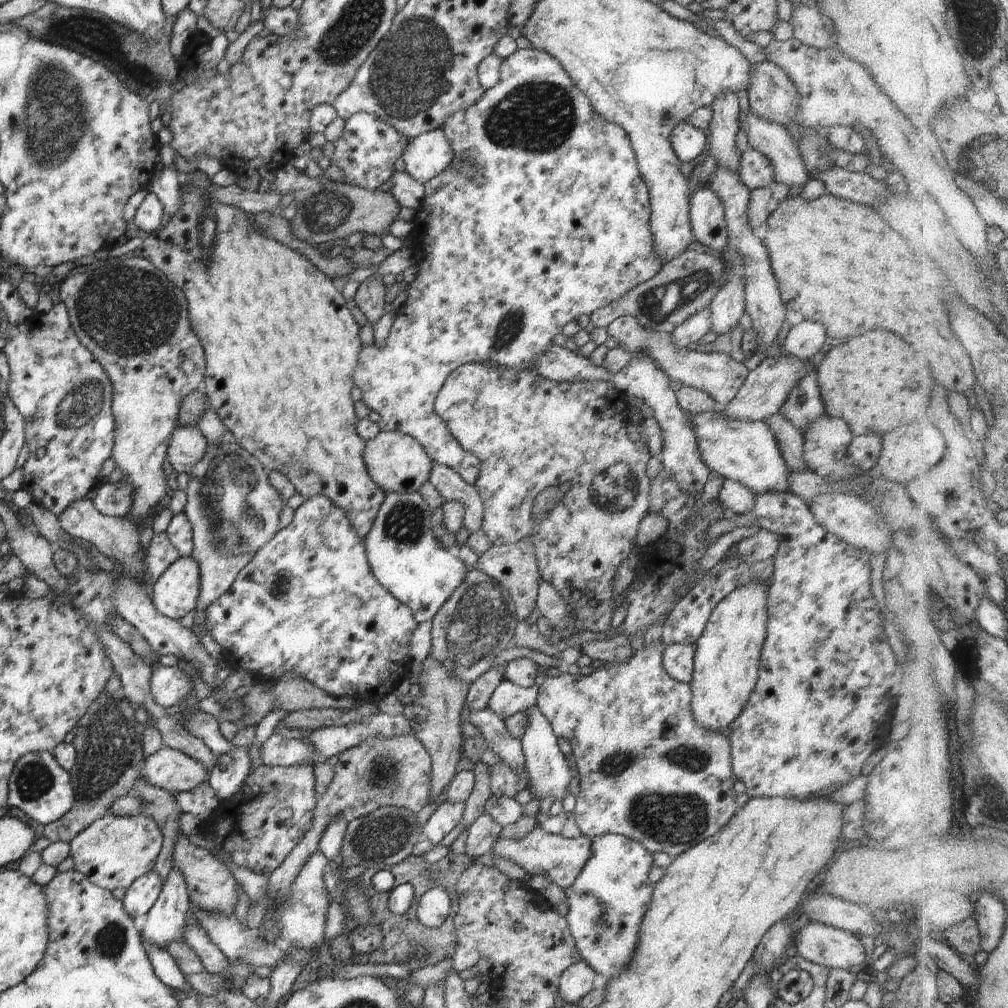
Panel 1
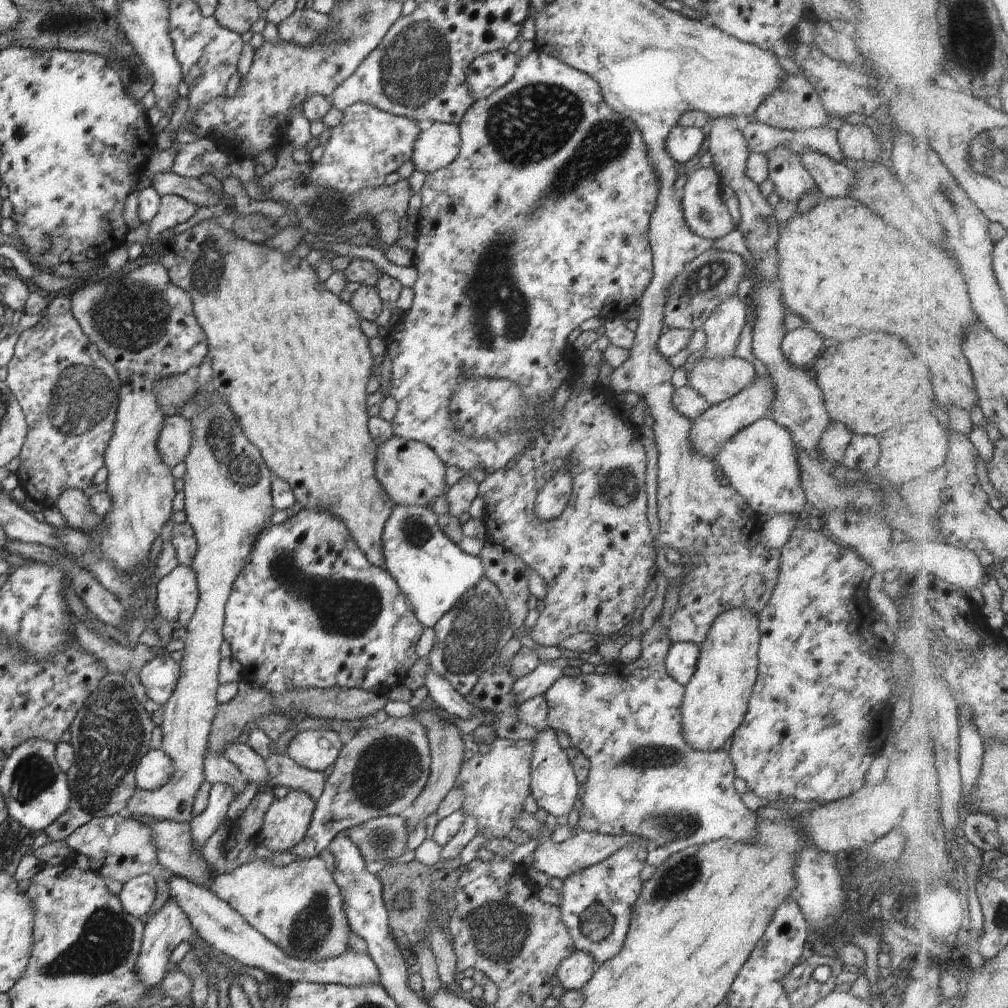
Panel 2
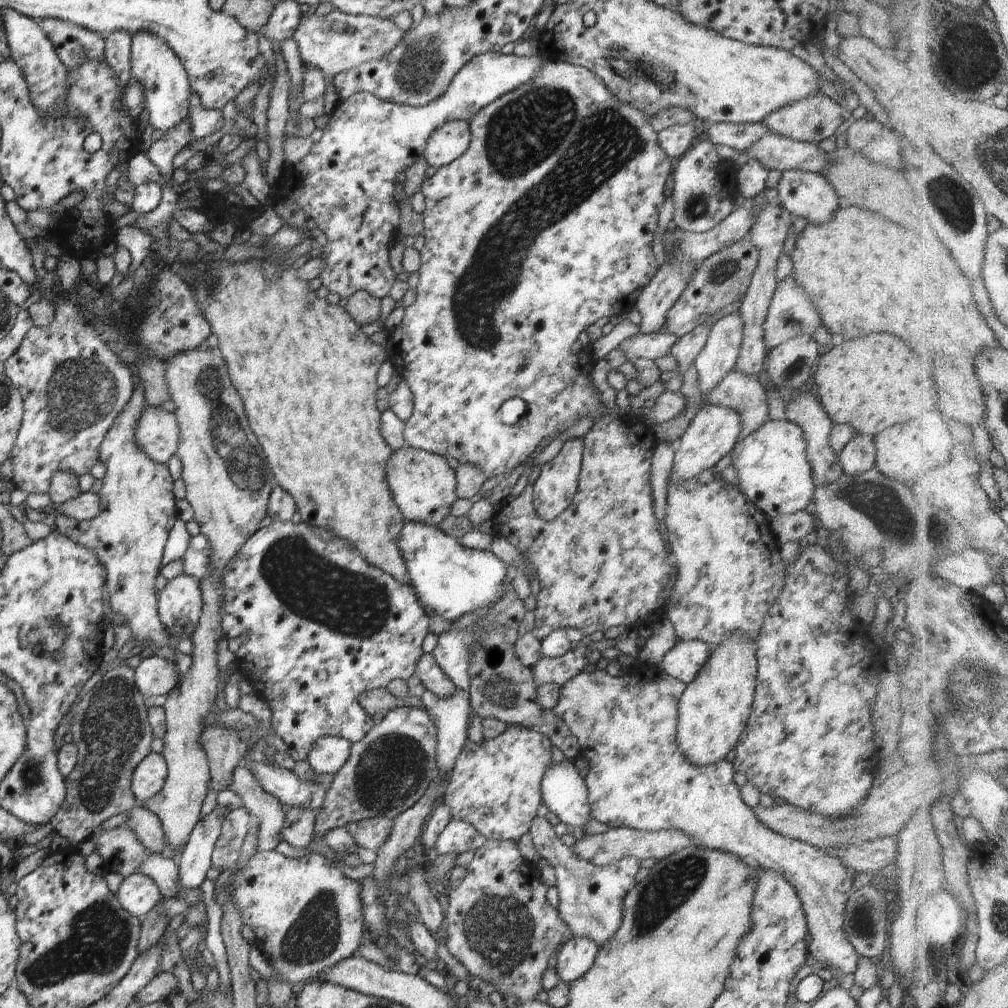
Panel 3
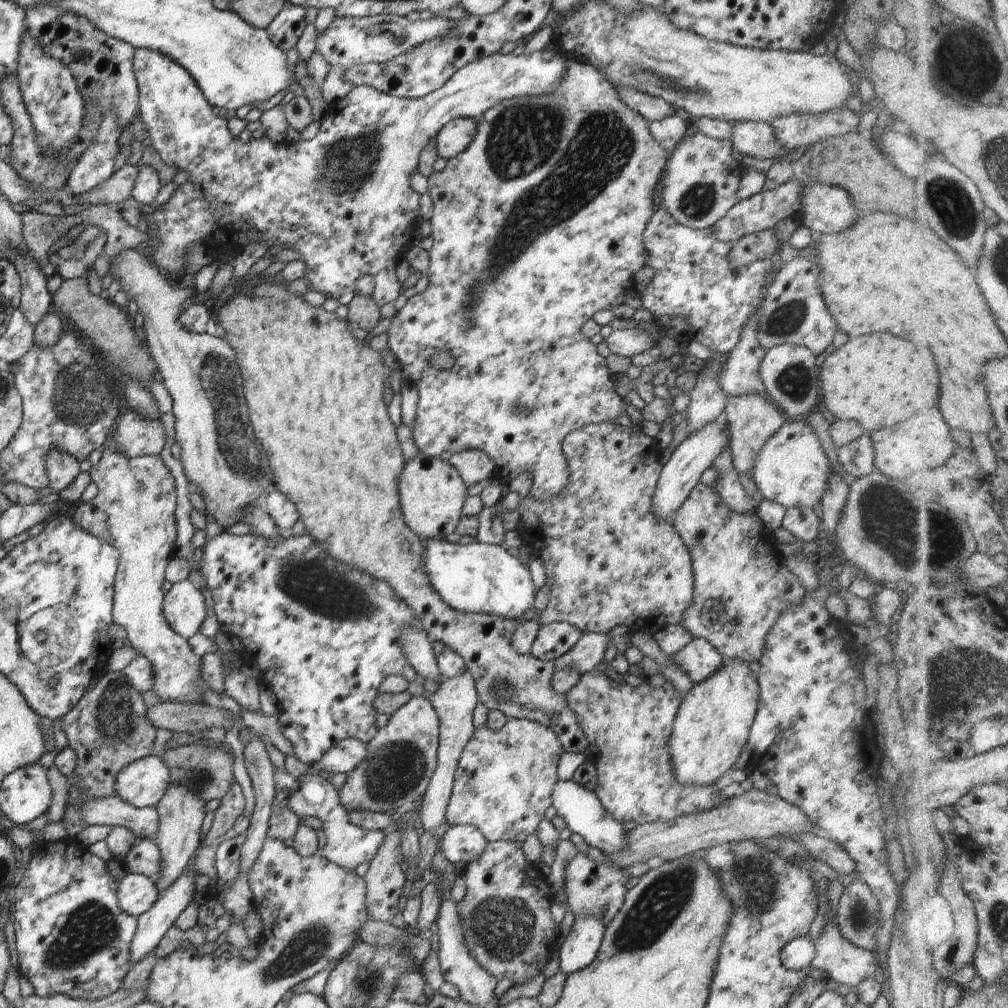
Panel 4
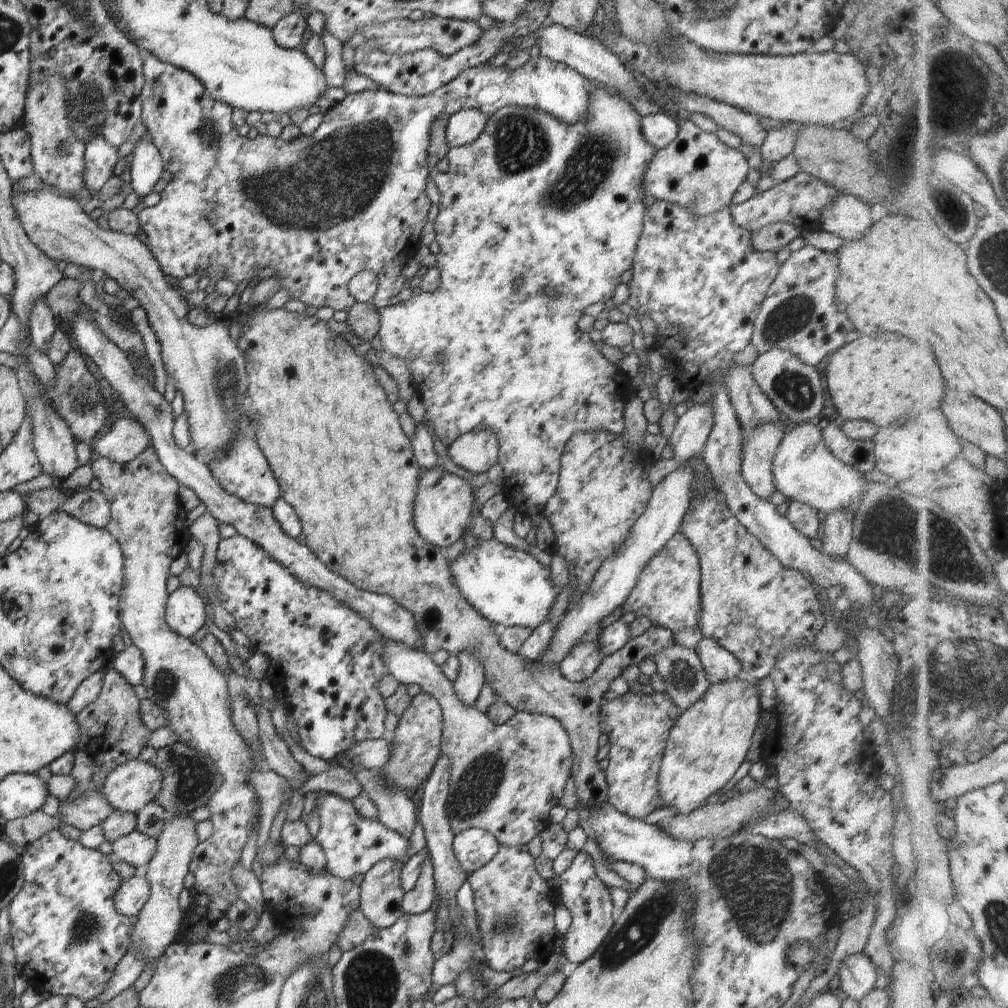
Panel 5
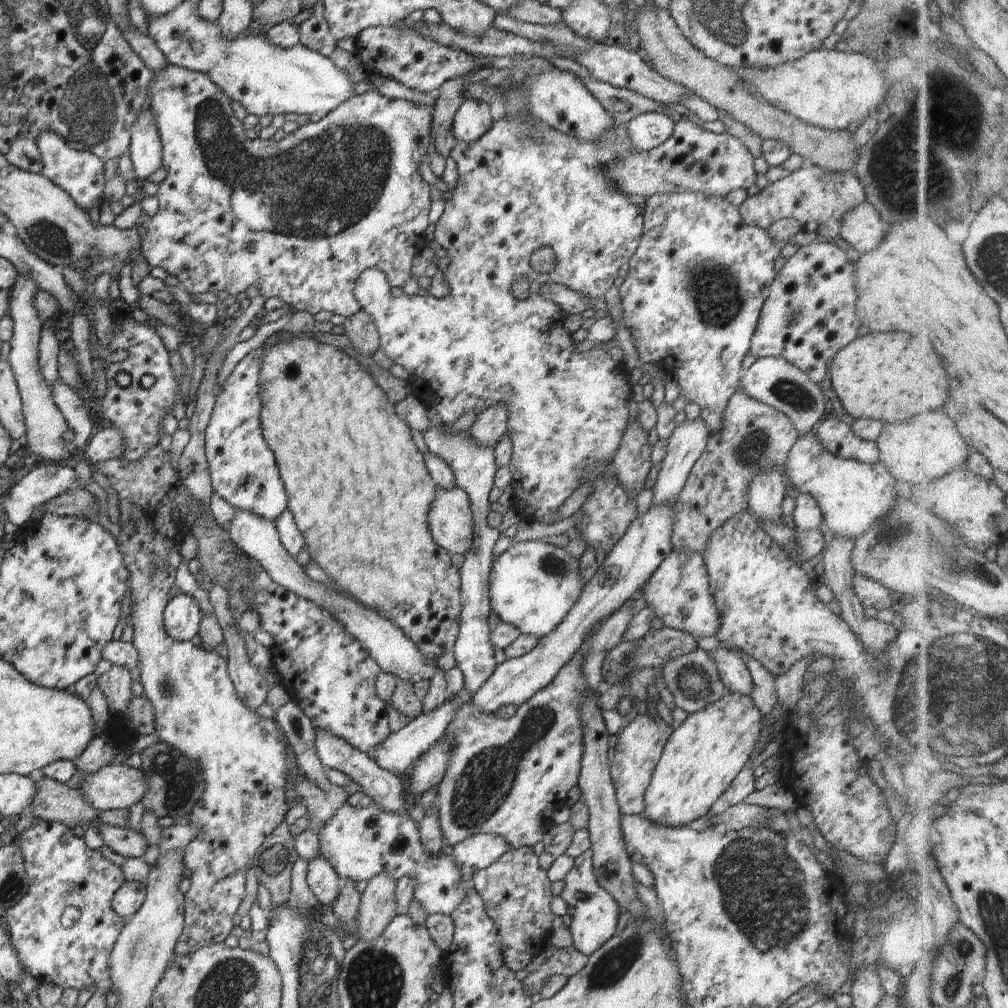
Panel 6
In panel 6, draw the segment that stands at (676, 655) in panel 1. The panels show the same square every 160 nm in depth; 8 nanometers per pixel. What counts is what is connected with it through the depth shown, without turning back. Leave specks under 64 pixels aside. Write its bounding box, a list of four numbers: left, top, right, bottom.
[707,648,752,696]

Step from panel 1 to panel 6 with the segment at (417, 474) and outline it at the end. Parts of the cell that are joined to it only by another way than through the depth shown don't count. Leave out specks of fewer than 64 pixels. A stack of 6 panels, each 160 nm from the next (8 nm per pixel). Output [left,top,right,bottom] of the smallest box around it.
[427,488,473,555]

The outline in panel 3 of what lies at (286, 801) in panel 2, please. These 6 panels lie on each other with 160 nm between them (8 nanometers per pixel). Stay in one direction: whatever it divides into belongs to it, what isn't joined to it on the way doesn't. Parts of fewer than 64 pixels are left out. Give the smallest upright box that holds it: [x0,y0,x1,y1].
[281,804,315,848]

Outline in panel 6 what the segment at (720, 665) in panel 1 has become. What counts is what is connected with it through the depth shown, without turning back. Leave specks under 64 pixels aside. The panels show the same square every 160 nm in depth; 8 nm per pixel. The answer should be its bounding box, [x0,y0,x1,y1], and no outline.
[644,693,763,828]

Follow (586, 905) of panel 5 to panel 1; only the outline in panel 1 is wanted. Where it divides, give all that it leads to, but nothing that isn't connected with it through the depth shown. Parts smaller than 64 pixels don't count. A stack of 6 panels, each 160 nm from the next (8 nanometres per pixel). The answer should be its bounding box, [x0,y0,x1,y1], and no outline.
[558,961,596,1005]

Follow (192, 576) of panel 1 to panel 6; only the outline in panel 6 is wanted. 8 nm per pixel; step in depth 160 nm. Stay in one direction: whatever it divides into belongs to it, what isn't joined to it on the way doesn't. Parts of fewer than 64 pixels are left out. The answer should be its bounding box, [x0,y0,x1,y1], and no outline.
[163,592,203,641]

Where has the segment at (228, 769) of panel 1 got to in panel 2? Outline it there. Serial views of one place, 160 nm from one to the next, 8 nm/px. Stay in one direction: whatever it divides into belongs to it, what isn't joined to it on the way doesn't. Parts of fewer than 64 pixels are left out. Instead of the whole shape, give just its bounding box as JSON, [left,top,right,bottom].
[189,783,235,855]

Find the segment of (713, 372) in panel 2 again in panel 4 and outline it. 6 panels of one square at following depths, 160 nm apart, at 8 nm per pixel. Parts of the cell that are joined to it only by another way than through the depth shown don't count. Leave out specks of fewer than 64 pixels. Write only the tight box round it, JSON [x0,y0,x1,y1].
[723,393,785,479]

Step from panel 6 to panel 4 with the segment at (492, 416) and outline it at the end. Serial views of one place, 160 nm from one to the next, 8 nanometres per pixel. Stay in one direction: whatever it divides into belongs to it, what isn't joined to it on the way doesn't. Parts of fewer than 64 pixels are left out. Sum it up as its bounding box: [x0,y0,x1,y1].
[449,449,497,488]

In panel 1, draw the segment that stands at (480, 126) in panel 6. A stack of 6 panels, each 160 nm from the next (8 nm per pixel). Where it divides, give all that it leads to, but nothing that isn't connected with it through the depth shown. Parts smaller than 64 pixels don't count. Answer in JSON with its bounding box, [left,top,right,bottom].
[402,129,456,184]

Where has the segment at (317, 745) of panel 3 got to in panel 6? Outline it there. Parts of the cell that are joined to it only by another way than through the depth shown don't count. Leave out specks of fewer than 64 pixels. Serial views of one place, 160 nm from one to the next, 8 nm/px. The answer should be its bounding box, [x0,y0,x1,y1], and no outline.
[375,689,472,775]

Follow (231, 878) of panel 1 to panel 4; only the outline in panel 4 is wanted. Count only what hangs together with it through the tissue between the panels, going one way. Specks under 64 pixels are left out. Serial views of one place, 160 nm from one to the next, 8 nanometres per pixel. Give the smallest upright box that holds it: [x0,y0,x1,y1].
[81,796,159,839]

